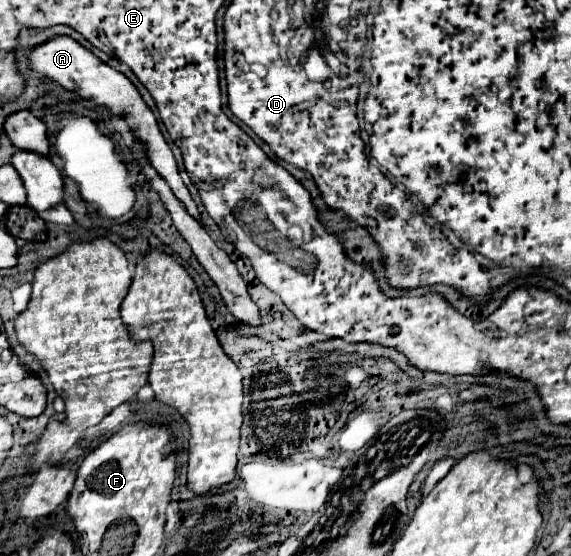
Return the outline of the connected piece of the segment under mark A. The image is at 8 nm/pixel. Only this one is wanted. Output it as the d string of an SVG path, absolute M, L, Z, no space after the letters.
M55 36L55 38L51 38L51 40L43 42L43 44L37 44L37 46L33 46L29 50L27 58L29 58L29 66L35 72L39 72L41 76L47 76L47 78L59 82L61 86L65 86L67 90L75 90L81 98L91 98L95 104L103 104L103 106L111 108L115 114L123 116L127 120L129 128L145 144L147 156L151 160L151 164L155 166L155 170L167 180L167 184L171 186L173 194L185 204L185 208L189 210L189 214L195 216L195 218L199 218L197 206L195 206L195 202L193 202L187 186L183 184L183 180L179 176L173 152L167 146L163 134L159 132L159 126L157 126L157 120L155 120L153 112L147 108L147 104L143 102L141 94L137 92L137 88L131 84L131 80L125 74L113 70L109 64L105 64L103 60L99 60L91 50L87 50L85 46L81 46L71 36Z

